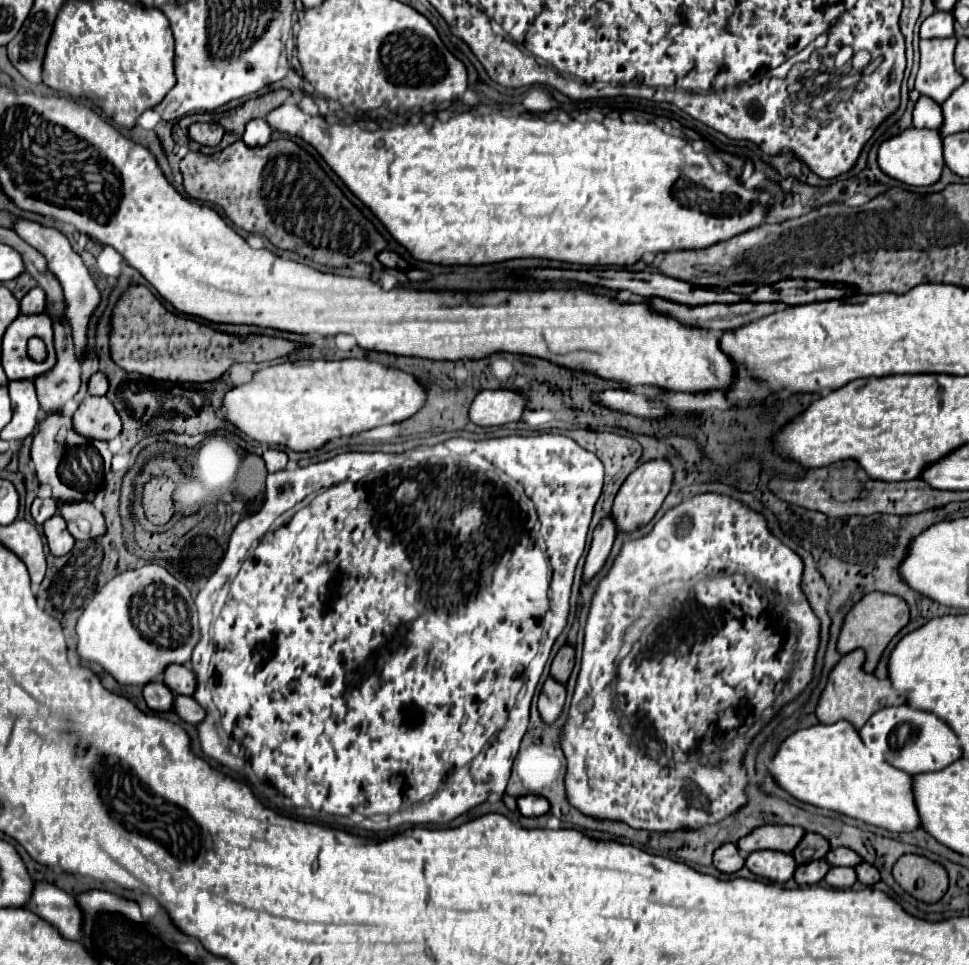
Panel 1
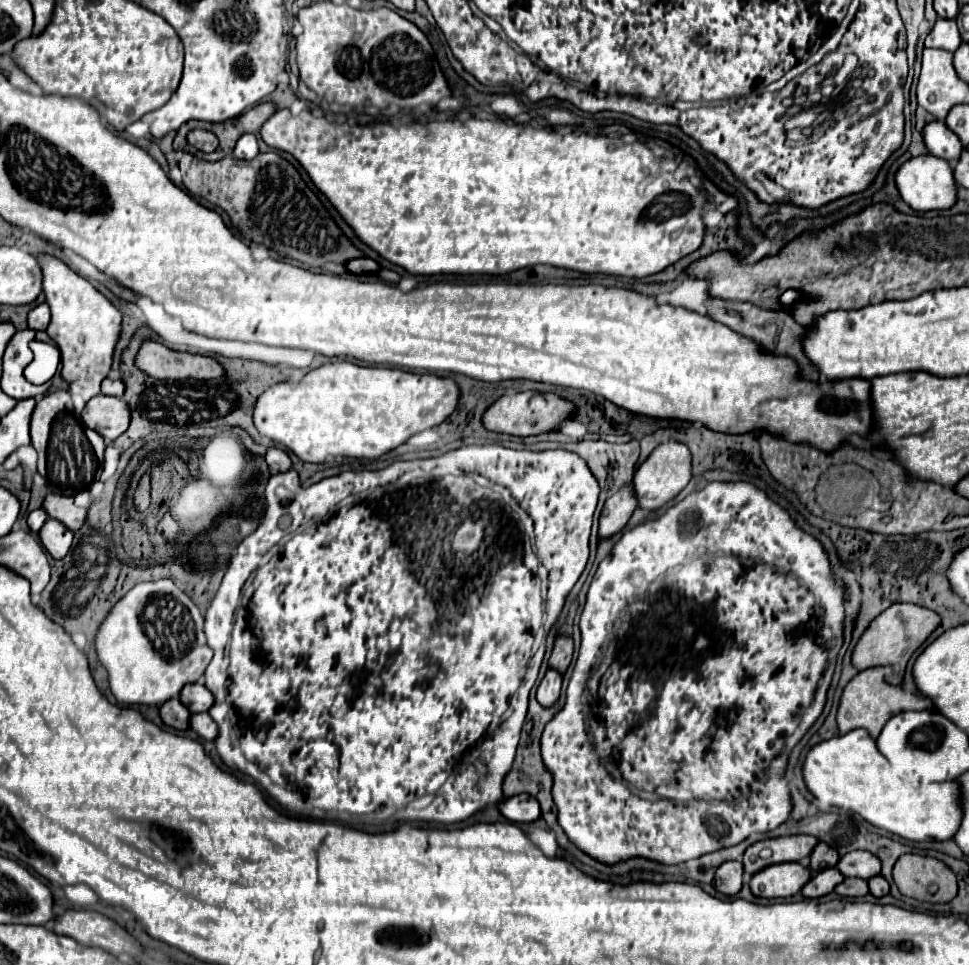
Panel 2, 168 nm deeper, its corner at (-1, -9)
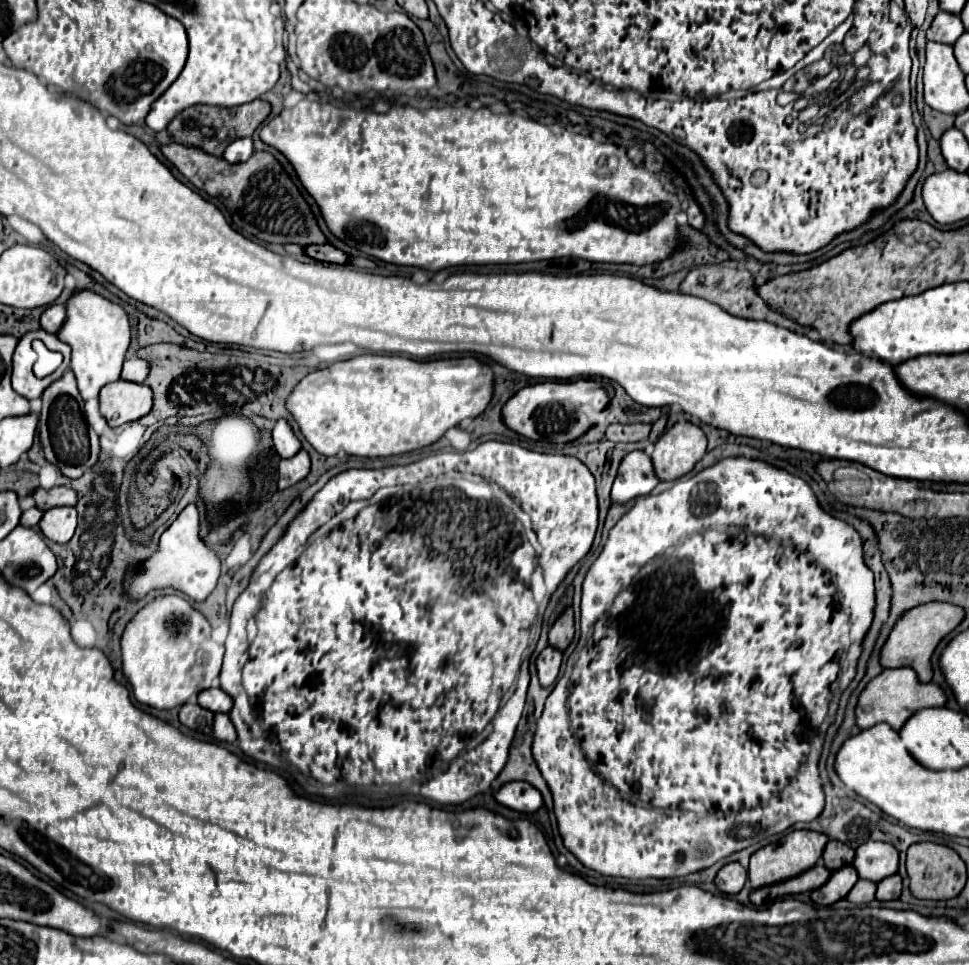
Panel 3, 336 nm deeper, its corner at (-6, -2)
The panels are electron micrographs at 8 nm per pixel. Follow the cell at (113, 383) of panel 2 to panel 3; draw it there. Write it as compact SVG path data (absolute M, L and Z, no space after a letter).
M135 358L135 360L125 360L123 364L123 372L121 378L125 380L135 380L135 382L143 382L149 374L149 362L143 358Z

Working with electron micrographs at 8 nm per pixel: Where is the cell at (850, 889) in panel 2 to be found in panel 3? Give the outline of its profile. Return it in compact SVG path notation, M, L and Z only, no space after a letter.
M859 880L847 894L847 900L851 904L869 904L875 898L875 888L877 884L871 884L869 880Z

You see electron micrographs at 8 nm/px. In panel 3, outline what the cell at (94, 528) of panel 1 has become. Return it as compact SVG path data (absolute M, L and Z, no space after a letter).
M57 486L57 488L49 488L49 490L37 488L31 492L31 498L35 500L35 506L43 512L49 508L55 508L55 506L75 506L77 504L77 494L65 486Z

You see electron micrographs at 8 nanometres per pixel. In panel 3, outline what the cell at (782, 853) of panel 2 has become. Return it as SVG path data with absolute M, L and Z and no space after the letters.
M795 830L787 836L783 836L779 842L769 844L761 850L757 850L751 856L751 864L749 864L749 882L751 882L751 890L763 888L763 886L771 886L771 884L779 884L783 880L795 878L801 872L813 868L817 864L817 860L821 858L825 844L829 842L829 838L821 832L811 832L811 830Z

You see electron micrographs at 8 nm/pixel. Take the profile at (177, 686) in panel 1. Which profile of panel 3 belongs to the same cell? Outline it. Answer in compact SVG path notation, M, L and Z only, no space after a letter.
M209 688L207 692L199 692L197 704L205 710L221 712L221 714L227 714L233 708L231 696L227 696L227 692L223 692L221 688Z

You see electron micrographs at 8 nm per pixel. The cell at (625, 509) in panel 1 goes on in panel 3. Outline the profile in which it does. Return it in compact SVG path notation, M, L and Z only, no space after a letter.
M679 420L657 440L651 458L659 480L669 482L691 472L705 452L705 432L693 422Z

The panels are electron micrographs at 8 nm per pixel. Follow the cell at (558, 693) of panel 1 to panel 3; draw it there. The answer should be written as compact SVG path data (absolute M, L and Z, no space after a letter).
M547 646L539 654L535 666L537 666L537 676L539 676L541 686L553 684L555 678L557 678L557 674L559 674L559 666L561 666L561 650Z

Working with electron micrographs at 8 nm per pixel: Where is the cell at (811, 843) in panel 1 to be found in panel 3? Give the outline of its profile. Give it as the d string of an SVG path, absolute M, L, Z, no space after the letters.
M831 840L827 846L825 846L825 852L823 852L823 864L835 872L847 864L851 864L855 858L855 850L849 848L847 844L841 844L841 842L835 842Z

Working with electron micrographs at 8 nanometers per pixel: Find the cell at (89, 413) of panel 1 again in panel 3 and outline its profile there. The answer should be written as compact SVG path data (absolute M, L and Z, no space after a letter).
M117 380L101 390L101 414L109 426L121 426L149 414L153 408L153 392L145 384Z

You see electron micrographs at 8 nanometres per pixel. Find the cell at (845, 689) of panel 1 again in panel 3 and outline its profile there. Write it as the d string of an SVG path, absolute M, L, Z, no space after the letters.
M897 668L897 670L883 670L875 680L869 682L869 686L863 690L859 704L857 704L857 726L859 728L871 728L879 722L891 724L891 728L901 730L903 724L921 708L941 708L945 706L947 696L941 686L937 684L923 684L917 680L917 674L913 668Z

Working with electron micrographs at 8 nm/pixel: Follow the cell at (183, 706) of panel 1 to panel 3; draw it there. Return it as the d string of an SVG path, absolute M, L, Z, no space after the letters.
M215 714L215 722L213 722L213 736L221 742L235 742L237 740L237 732L229 720L227 714Z

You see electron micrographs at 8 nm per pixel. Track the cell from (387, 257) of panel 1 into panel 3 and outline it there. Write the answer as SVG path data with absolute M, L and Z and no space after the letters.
M321 244L321 246L307 246L305 248L305 254L313 260L319 260L319 262L331 262L331 264L345 264L347 260L347 254L337 250L335 246L331 244Z

